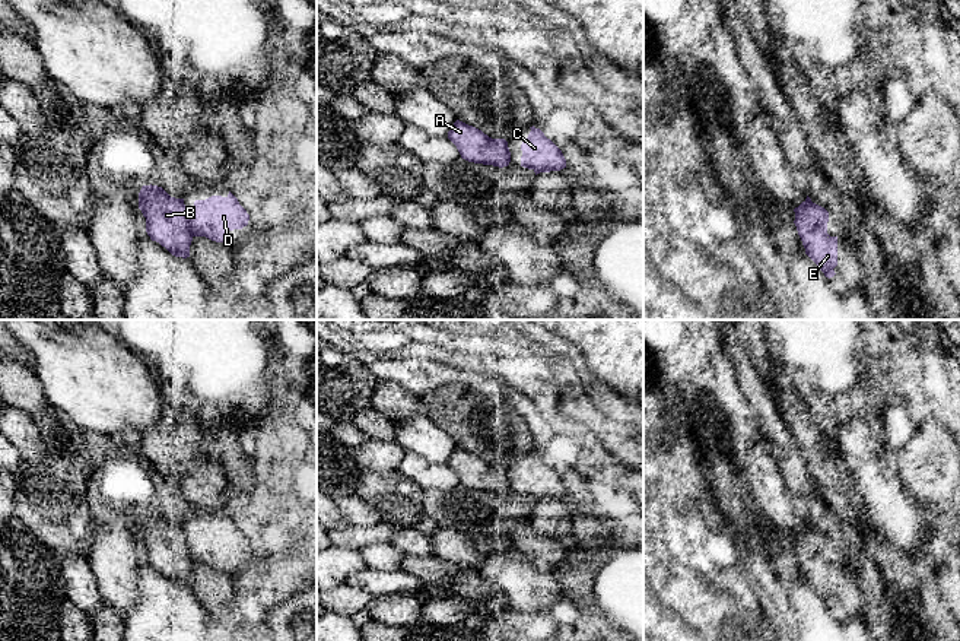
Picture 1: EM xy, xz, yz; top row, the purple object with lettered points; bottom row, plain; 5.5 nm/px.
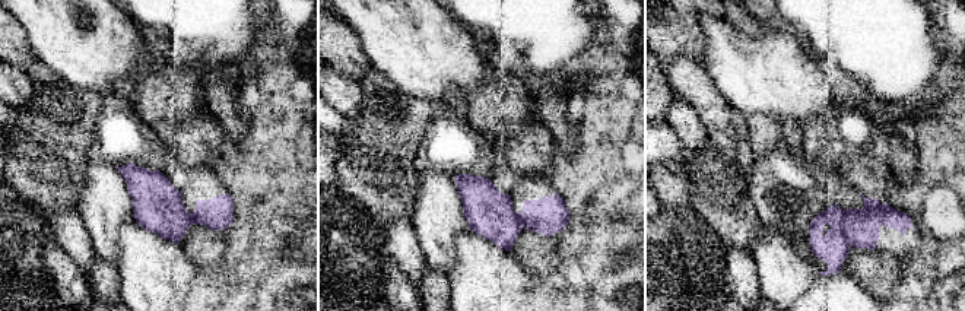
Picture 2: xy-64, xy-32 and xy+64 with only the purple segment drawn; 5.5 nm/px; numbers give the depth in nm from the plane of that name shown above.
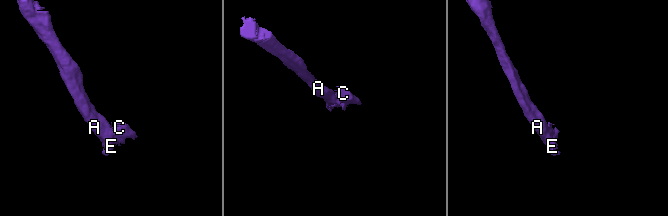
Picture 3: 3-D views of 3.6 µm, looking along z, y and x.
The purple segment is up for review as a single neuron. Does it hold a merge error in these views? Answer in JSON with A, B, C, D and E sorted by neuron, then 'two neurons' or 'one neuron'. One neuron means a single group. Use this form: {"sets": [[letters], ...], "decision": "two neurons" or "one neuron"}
{"sets": [["A", "B", "E"], ["C", "D"]], "decision": "two neurons"}

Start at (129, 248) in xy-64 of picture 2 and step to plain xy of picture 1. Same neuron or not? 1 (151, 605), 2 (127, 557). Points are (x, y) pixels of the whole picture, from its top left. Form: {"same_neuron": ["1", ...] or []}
{"same_neuron": ["1"]}

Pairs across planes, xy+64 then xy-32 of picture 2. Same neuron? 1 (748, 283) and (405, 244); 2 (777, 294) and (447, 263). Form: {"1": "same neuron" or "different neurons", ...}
{"1": "same neuron", "2": "same neuron"}

